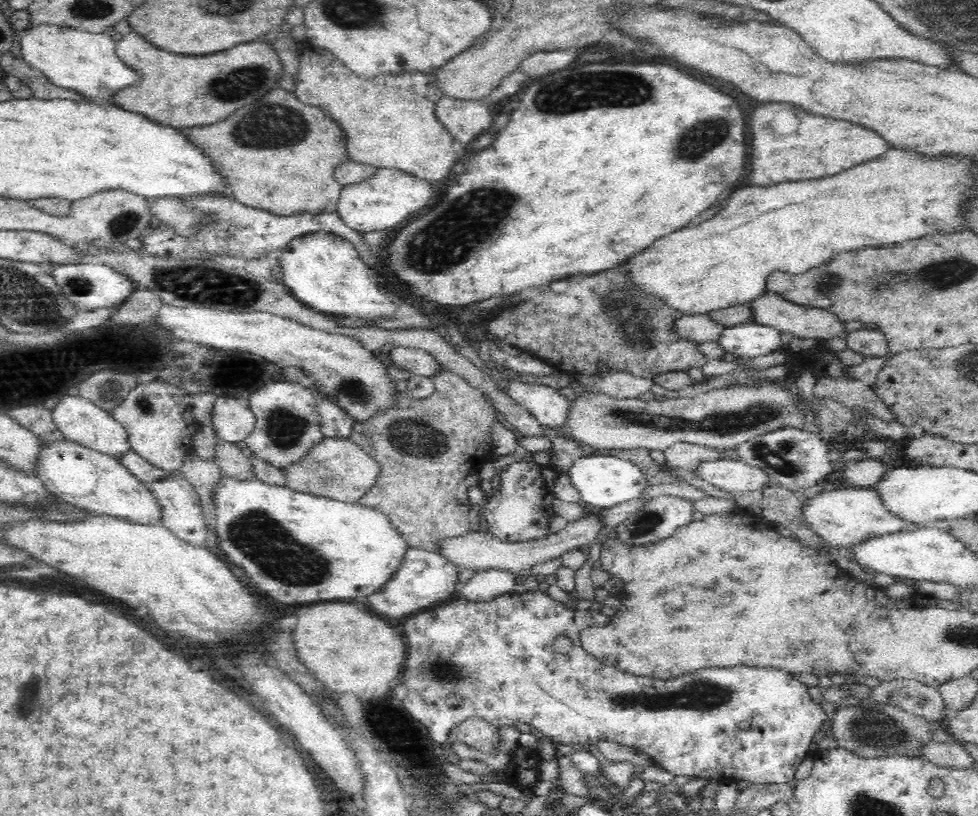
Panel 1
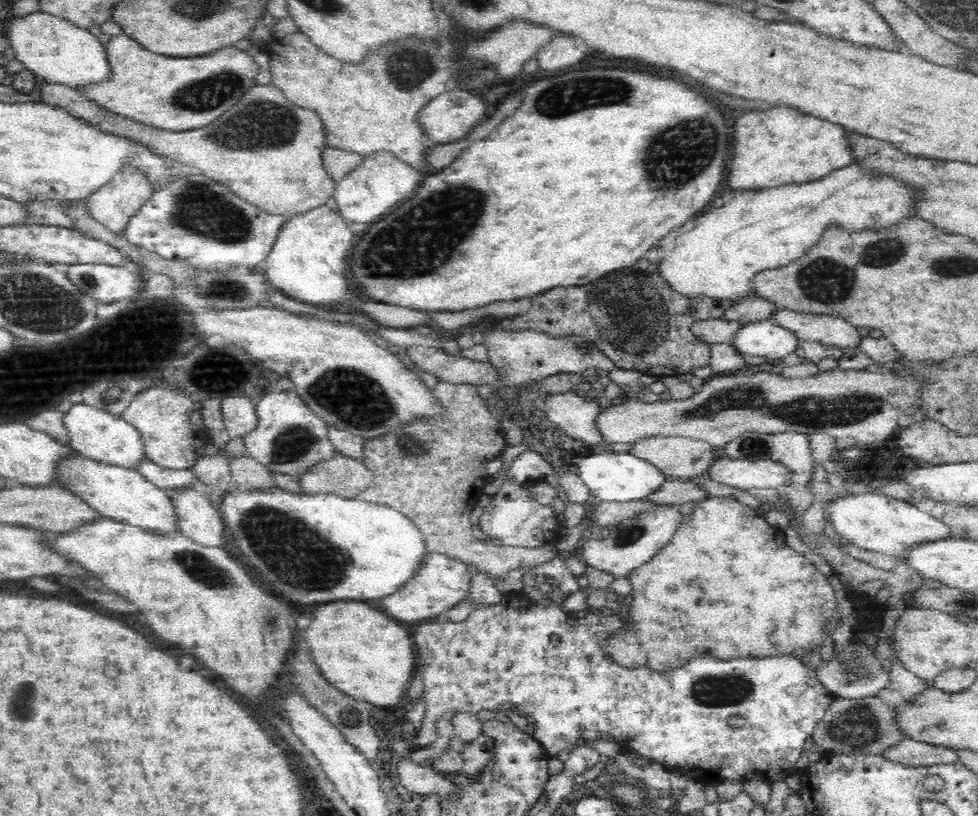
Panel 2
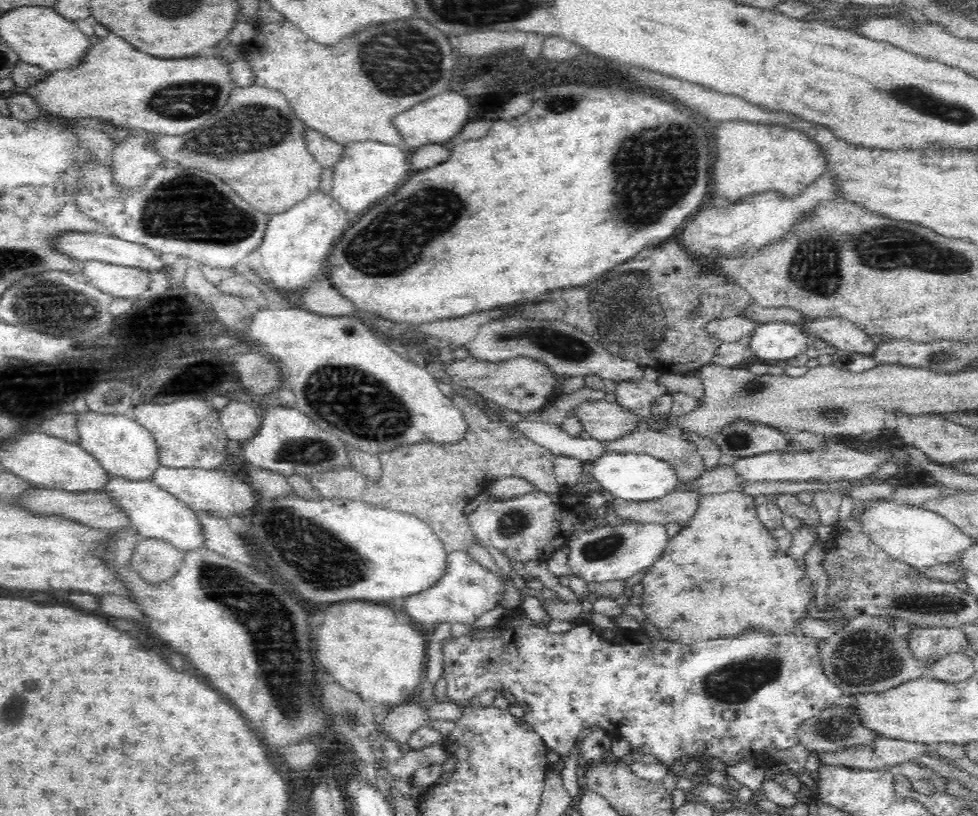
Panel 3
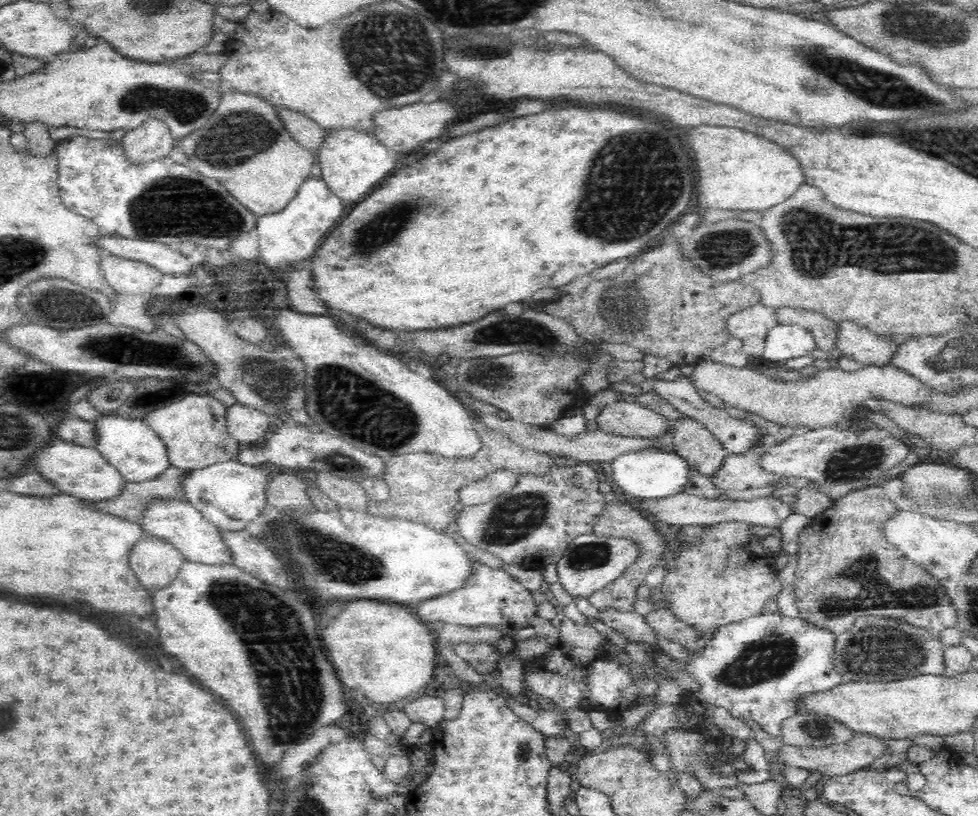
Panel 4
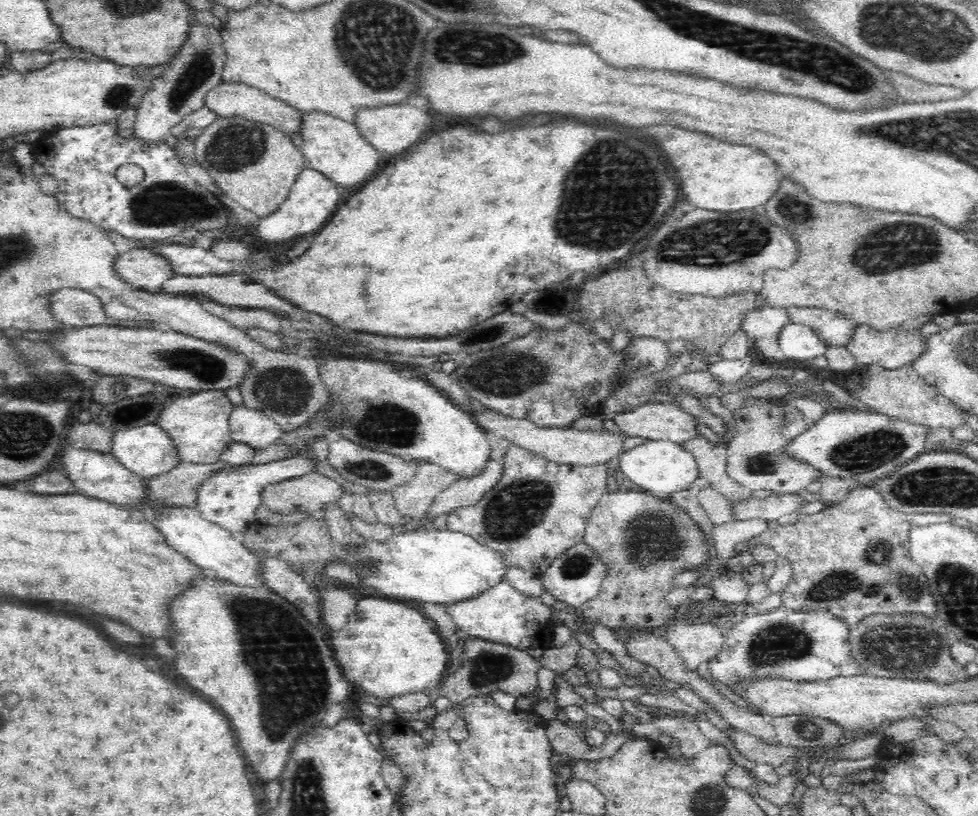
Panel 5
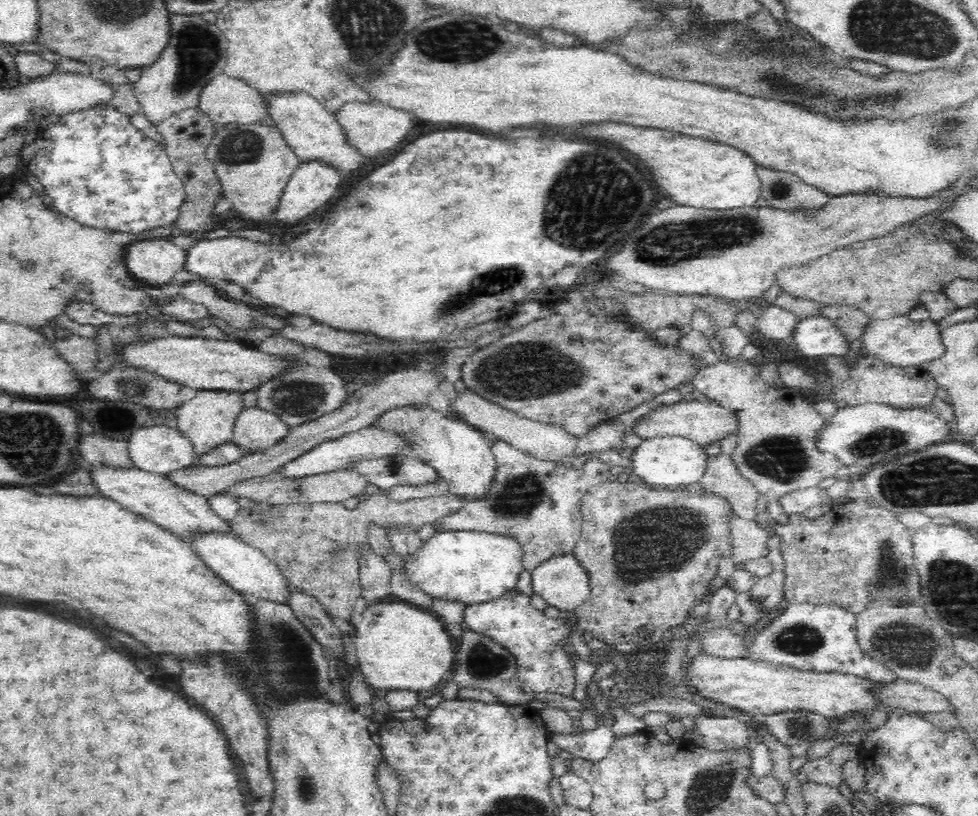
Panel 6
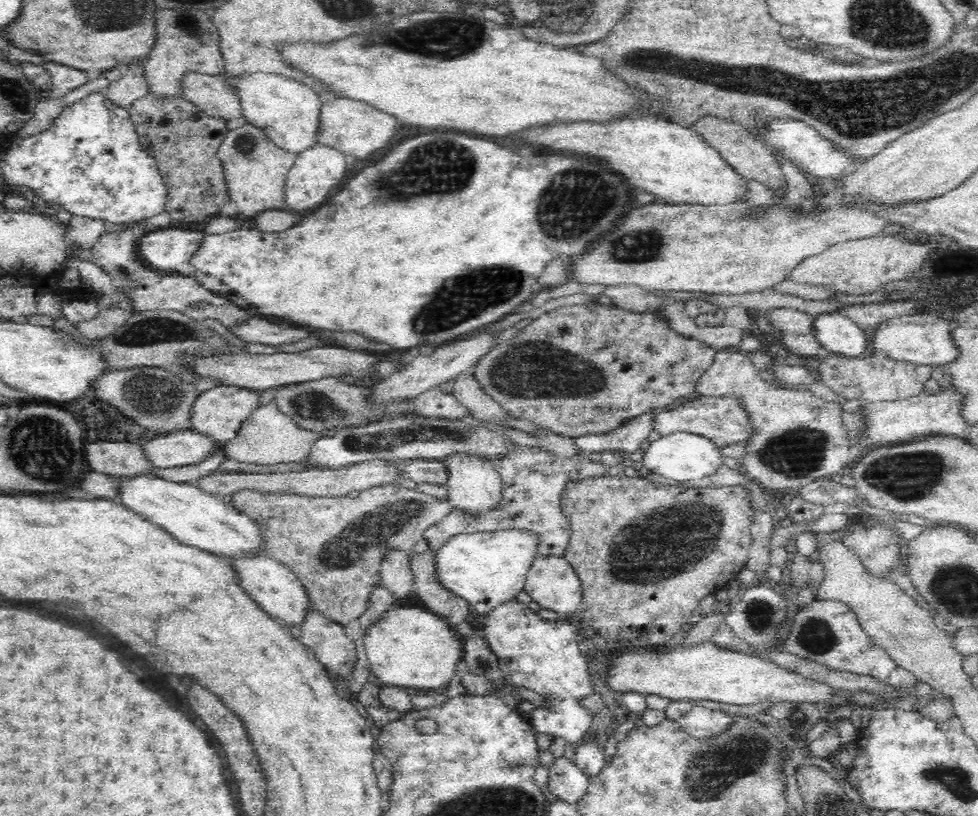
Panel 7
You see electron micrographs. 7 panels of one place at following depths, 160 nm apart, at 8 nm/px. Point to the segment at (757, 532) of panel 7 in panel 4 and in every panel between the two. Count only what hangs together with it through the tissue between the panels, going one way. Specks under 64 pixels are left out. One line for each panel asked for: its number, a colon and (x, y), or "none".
4: (705, 454)
5: (712, 457)
6: (722, 476)

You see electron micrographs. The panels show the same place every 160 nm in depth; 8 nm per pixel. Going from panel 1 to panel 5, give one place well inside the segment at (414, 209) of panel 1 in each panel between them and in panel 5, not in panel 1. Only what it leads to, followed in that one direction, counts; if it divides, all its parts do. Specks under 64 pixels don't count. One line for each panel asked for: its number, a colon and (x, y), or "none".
2: (380, 180)
3: (367, 171)
4: (353, 163)
5: (331, 145)

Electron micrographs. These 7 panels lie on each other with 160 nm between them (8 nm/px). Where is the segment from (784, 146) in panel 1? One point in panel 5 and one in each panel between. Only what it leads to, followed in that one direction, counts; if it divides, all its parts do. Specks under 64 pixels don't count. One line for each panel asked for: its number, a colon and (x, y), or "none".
2: (785, 147)
3: (748, 159)
4: (737, 171)
5: (714, 175)

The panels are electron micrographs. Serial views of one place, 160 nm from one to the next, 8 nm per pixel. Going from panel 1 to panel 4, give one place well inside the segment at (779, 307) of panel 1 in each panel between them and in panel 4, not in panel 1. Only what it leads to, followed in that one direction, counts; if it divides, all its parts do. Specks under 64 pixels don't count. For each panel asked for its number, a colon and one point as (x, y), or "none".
2: (834, 332)
3: (841, 333)
4: (860, 344)

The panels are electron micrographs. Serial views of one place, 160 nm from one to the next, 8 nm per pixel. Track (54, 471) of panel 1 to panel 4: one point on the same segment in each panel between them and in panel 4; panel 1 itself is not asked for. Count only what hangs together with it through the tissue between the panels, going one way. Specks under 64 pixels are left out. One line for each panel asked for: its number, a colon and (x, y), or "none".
2: (125, 495)
3: (154, 513)
4: (198, 540)

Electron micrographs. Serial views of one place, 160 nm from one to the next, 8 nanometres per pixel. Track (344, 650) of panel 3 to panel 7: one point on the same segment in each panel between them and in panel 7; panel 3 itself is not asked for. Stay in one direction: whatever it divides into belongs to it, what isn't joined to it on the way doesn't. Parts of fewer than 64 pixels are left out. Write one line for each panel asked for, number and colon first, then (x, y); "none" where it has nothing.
4: (390, 654)
5: (389, 649)
6: (399, 646)
7: (409, 647)

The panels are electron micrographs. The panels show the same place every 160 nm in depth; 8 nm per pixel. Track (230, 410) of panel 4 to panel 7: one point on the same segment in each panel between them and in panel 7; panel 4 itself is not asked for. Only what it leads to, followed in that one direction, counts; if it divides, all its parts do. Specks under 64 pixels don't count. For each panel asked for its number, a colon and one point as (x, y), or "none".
5: (253, 427)
6: (256, 429)
7: (269, 436)

